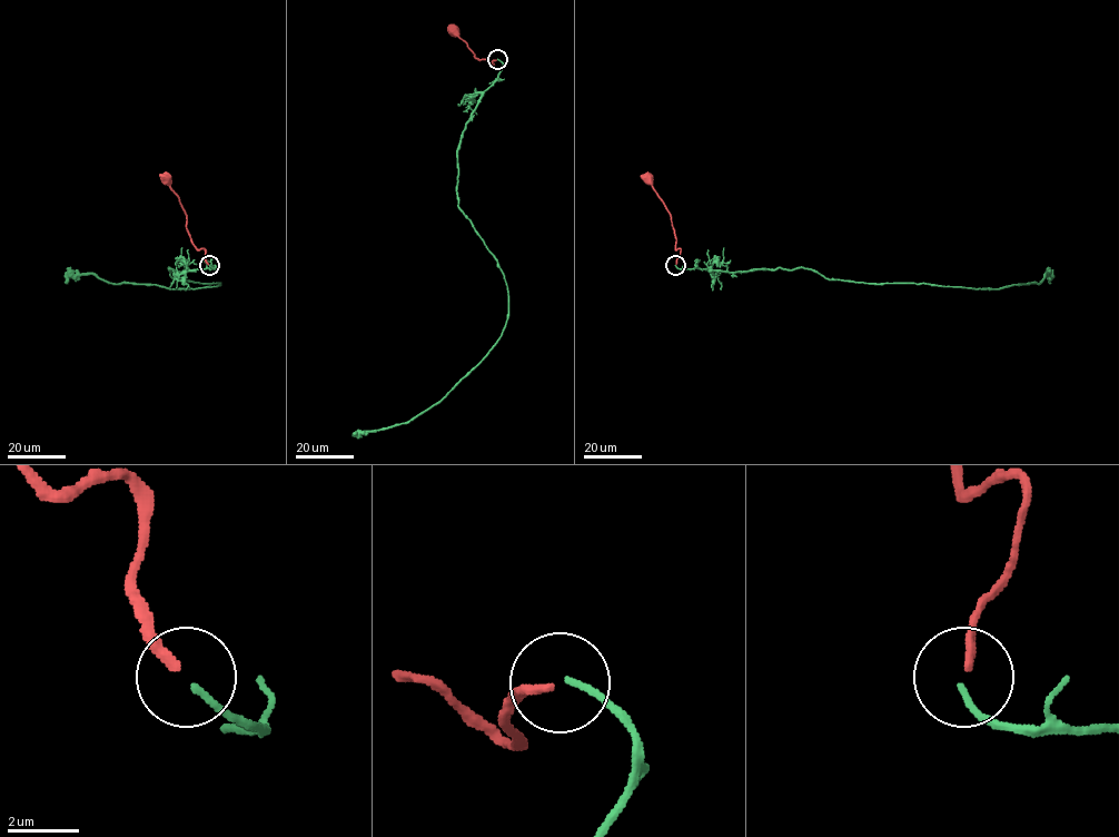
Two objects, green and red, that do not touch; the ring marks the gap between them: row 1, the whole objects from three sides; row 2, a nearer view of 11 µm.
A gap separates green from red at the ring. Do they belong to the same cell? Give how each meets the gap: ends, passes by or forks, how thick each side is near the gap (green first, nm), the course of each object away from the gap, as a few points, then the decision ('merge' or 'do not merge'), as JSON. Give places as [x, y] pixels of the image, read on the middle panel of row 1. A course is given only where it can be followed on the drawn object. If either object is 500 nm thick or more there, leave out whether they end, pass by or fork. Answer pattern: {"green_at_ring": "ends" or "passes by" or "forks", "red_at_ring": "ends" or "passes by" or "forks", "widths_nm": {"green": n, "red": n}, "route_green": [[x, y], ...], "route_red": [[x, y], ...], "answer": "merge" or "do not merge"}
{"green_at_ring": "ends", "red_at_ring": "ends", "widths_nm": {"green": 180, "red": 240}, "route_green": [[497, 59], [503, 68], [463, 133], [457, 196], [503, 275], [505, 326], [439, 401], [405, 423], [354, 433]], "route_red": [[496, 60], [493, 65], [476, 58], [455, 31]], "answer": "do not merge"}

